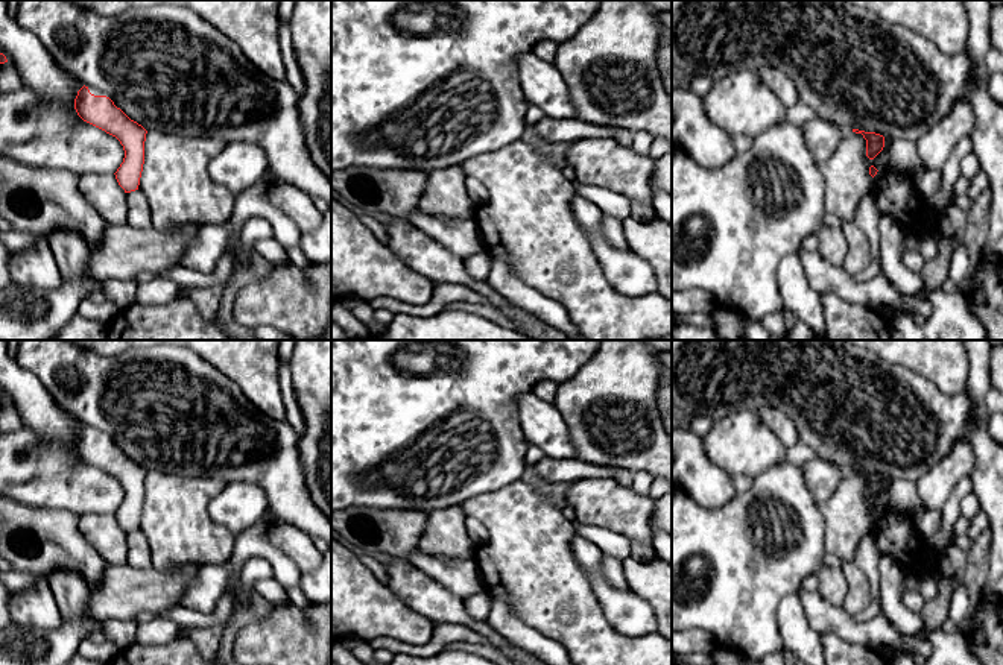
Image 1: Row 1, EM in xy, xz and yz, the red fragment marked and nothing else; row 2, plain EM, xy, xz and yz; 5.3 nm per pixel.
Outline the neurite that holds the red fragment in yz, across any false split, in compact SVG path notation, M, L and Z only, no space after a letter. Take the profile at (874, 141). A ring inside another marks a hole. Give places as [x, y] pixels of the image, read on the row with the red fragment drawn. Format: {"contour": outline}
{"contour": "M853 129L856 134L862 134L866 140L866 156L874 159L884 147L884 137L875 132L865 132L859 129Z"}

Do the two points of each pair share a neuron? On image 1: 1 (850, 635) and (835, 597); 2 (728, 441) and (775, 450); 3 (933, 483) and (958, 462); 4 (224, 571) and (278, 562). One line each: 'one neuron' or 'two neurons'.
1: two neurons
2: one neuron
3: one neuron
4: one neuron

